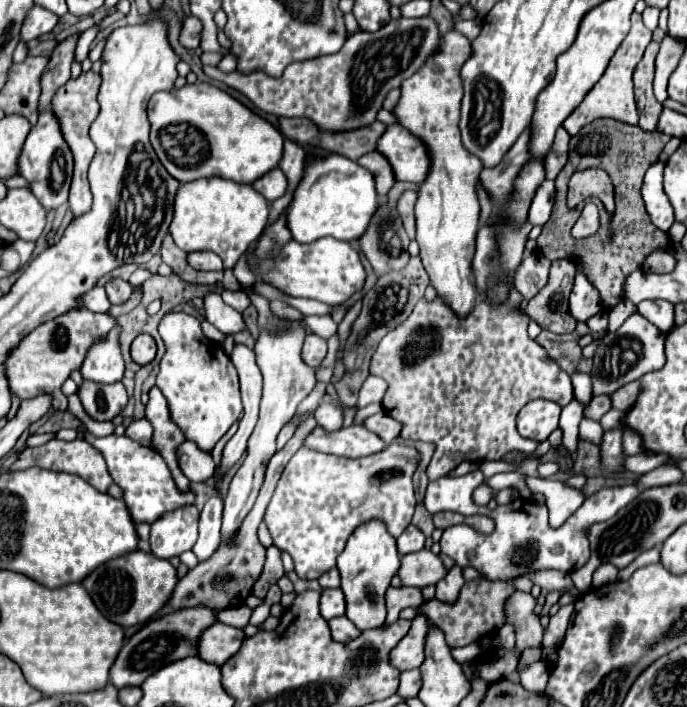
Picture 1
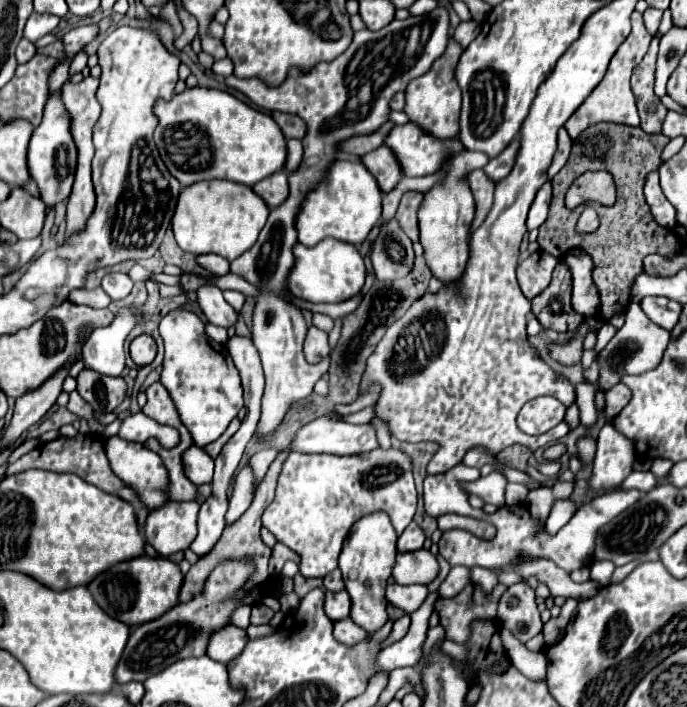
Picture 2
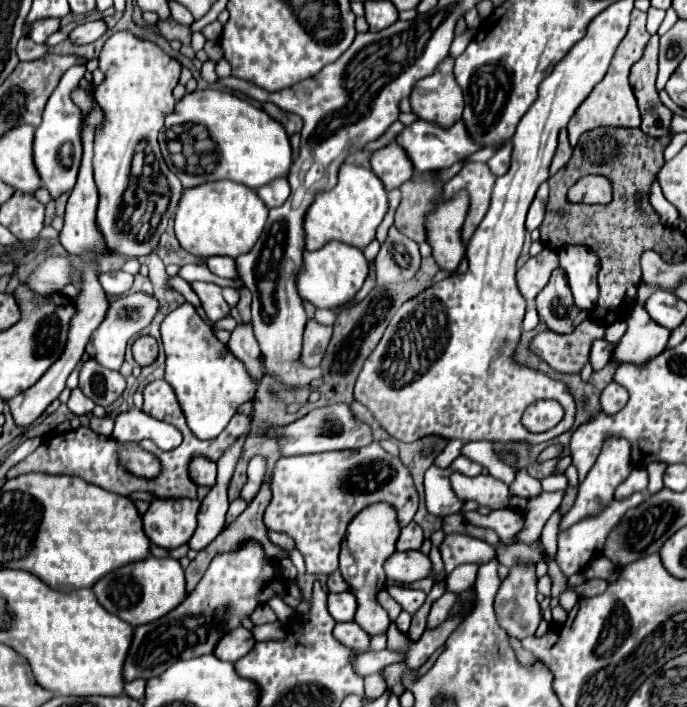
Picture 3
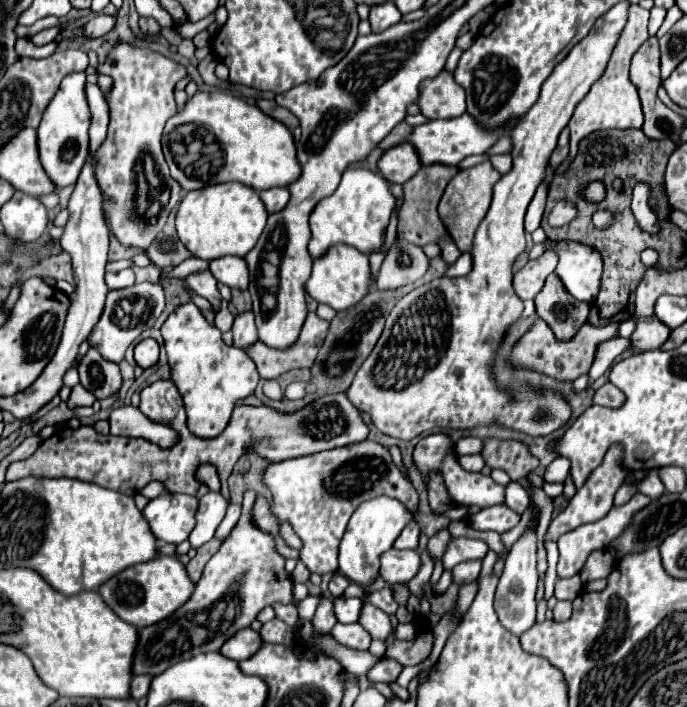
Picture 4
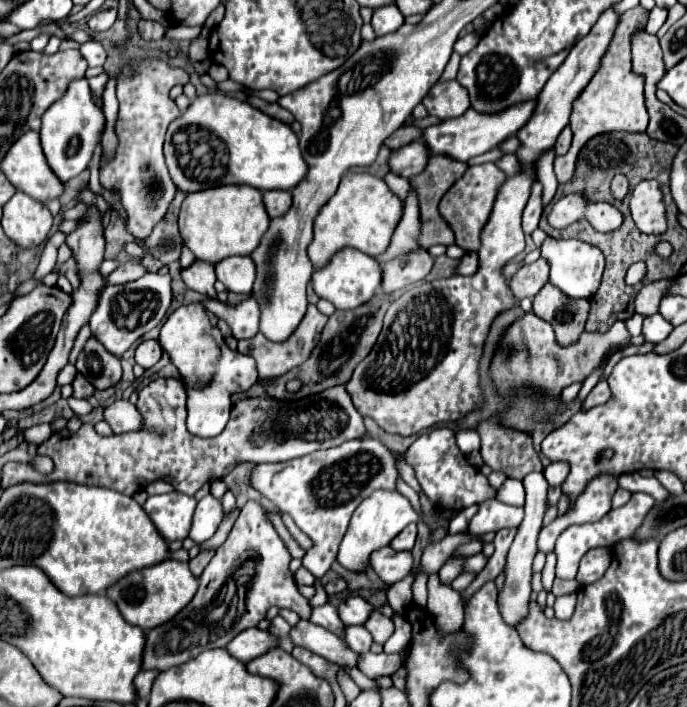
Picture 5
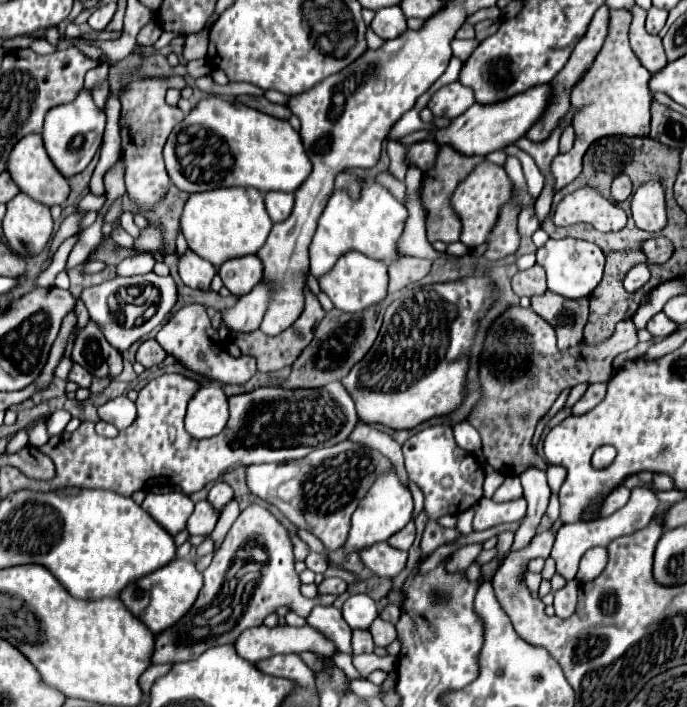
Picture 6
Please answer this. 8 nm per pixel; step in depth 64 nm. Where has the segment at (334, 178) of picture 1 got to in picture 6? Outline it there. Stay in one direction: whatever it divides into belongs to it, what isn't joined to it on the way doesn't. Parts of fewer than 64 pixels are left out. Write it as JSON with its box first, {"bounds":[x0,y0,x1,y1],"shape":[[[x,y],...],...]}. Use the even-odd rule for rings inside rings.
{"bounds":[310,180,408,276],"shape":[[[362,180],[360,196],[354,200],[346,190],[338,190],[328,200],[320,220],[316,234],[310,244],[310,274],[322,276],[326,274],[334,262],[348,250],[358,250],[374,260],[394,262],[398,260],[396,252],[396,240],[402,234],[402,226],[408,212],[404,204],[400,204],[382,184],[378,182],[366,182]]]}

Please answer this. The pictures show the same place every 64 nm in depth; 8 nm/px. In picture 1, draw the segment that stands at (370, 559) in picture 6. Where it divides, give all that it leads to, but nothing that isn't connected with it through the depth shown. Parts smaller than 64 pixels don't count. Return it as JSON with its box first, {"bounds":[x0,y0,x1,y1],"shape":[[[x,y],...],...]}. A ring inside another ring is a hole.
{"bounds":[398,548,448,588],"shape":[[[426,548],[420,552],[402,556],[402,566],[398,570],[402,584],[414,586],[414,588],[438,584],[446,574],[448,574],[448,570],[444,568],[442,560]]]}

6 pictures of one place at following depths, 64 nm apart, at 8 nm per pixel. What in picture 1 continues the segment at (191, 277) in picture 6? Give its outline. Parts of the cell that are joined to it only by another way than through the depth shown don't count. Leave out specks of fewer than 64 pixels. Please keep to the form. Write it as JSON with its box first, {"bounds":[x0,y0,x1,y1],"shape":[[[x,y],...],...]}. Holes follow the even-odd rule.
{"bounds":[204,294,246,336],"shape":[[[208,294],[204,298],[204,310],[206,310],[206,320],[212,326],[216,326],[224,336],[232,336],[246,328],[242,314],[230,306],[226,306],[224,300],[220,298],[220,294]]]}

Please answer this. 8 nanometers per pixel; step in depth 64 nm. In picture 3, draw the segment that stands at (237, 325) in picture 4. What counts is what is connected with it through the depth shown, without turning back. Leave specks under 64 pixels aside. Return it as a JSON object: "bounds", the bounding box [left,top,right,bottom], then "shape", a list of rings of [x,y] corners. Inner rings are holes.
{"bounds":[228,324,262,384],"shape":[[[240,324],[232,332],[228,340],[228,348],[238,360],[244,364],[244,368],[250,372],[252,380],[256,384],[262,382],[262,364],[260,364],[260,348],[252,332],[252,324]]]}

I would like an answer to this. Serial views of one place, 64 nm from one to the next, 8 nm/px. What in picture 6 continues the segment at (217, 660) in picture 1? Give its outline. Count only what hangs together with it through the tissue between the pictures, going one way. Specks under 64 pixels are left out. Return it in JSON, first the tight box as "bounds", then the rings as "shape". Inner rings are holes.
{"bounds":[234,624,338,664],"shape":[[[304,624],[300,628],[294,628],[294,626],[274,626],[274,628],[256,626],[256,628],[250,628],[250,630],[242,632],[242,636],[238,636],[238,640],[234,642],[234,648],[238,650],[238,656],[246,658],[252,664],[256,664],[264,658],[270,658],[274,654],[290,654],[290,652],[298,654],[298,652],[304,652],[304,650],[310,650],[310,652],[320,654],[324,658],[332,658],[334,654],[338,654],[338,648],[334,648],[334,642],[326,640],[326,636],[322,636],[310,624]]]}

